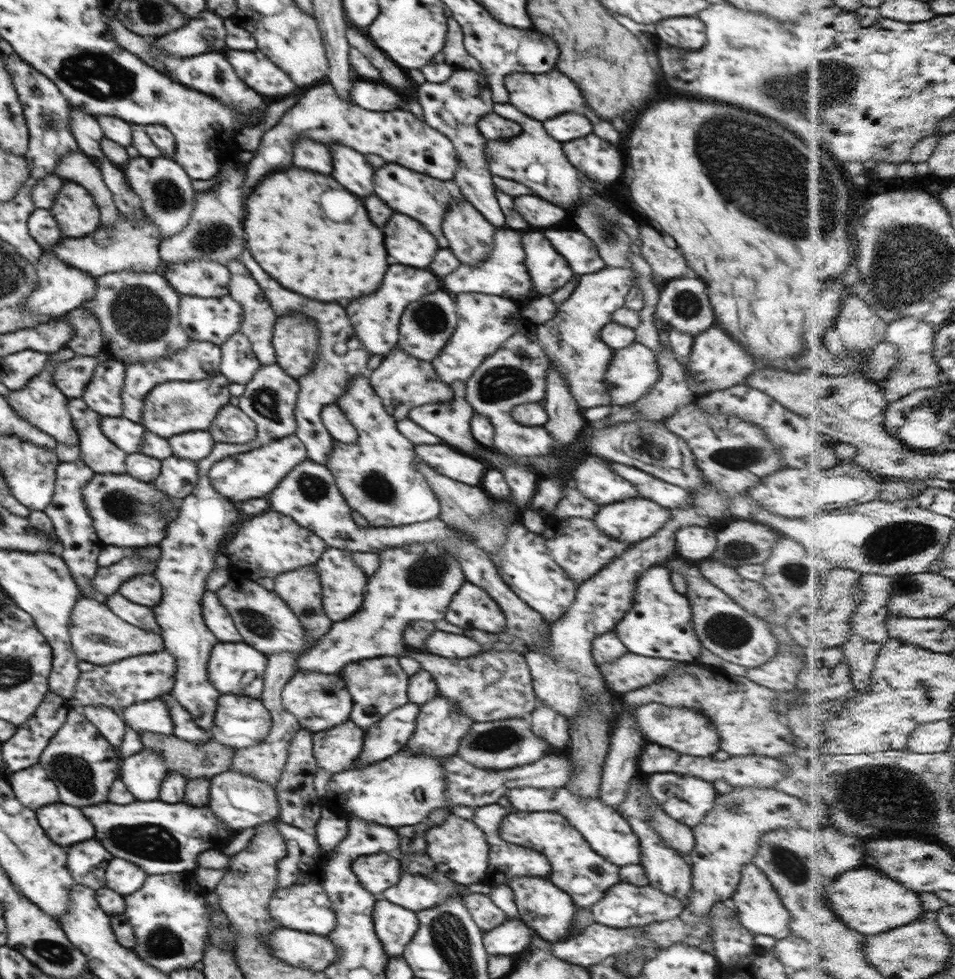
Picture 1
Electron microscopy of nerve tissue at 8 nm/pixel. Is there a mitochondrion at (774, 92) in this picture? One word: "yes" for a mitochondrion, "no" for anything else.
yes

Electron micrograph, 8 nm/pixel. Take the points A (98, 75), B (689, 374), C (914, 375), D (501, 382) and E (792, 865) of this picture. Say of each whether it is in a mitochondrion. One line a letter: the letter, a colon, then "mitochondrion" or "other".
A: mitochondrion
B: other
C: mitochondrion
D: mitochondrion
E: mitochondrion

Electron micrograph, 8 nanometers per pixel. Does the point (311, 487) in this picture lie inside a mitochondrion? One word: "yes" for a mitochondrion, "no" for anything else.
yes

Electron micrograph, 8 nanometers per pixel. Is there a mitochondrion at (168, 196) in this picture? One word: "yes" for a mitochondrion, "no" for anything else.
yes

